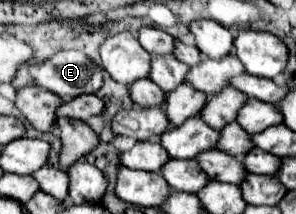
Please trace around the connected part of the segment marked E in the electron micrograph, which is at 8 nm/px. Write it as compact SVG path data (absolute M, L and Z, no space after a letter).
M68 50L58 52L52 60L28 66L34 82L62 100L96 92L102 86L102 68L86 54Z

